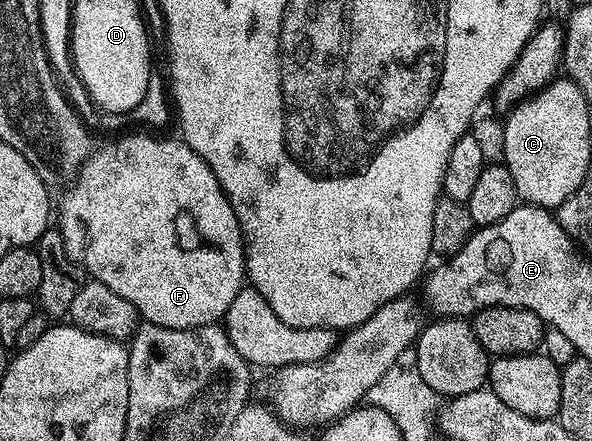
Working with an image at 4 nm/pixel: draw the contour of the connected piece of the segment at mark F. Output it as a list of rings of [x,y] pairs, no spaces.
[[[126,135],[123,139],[100,148],[99,151],[97,148],[86,160],[81,175],[66,193],[66,204],[62,207],[62,216],[59,219],[57,216],[56,223],[64,237],[64,245],[71,259],[93,282],[108,285],[112,293],[130,302],[145,322],[155,323],[164,329],[195,331],[197,327],[213,327],[219,321],[225,320],[228,305],[232,305],[236,293],[240,293],[246,279],[246,241],[242,226],[238,223],[236,213],[230,204],[230,198],[224,193],[216,173],[212,173],[210,166],[187,143],[183,143],[181,138],[153,139],[150,135]]]

